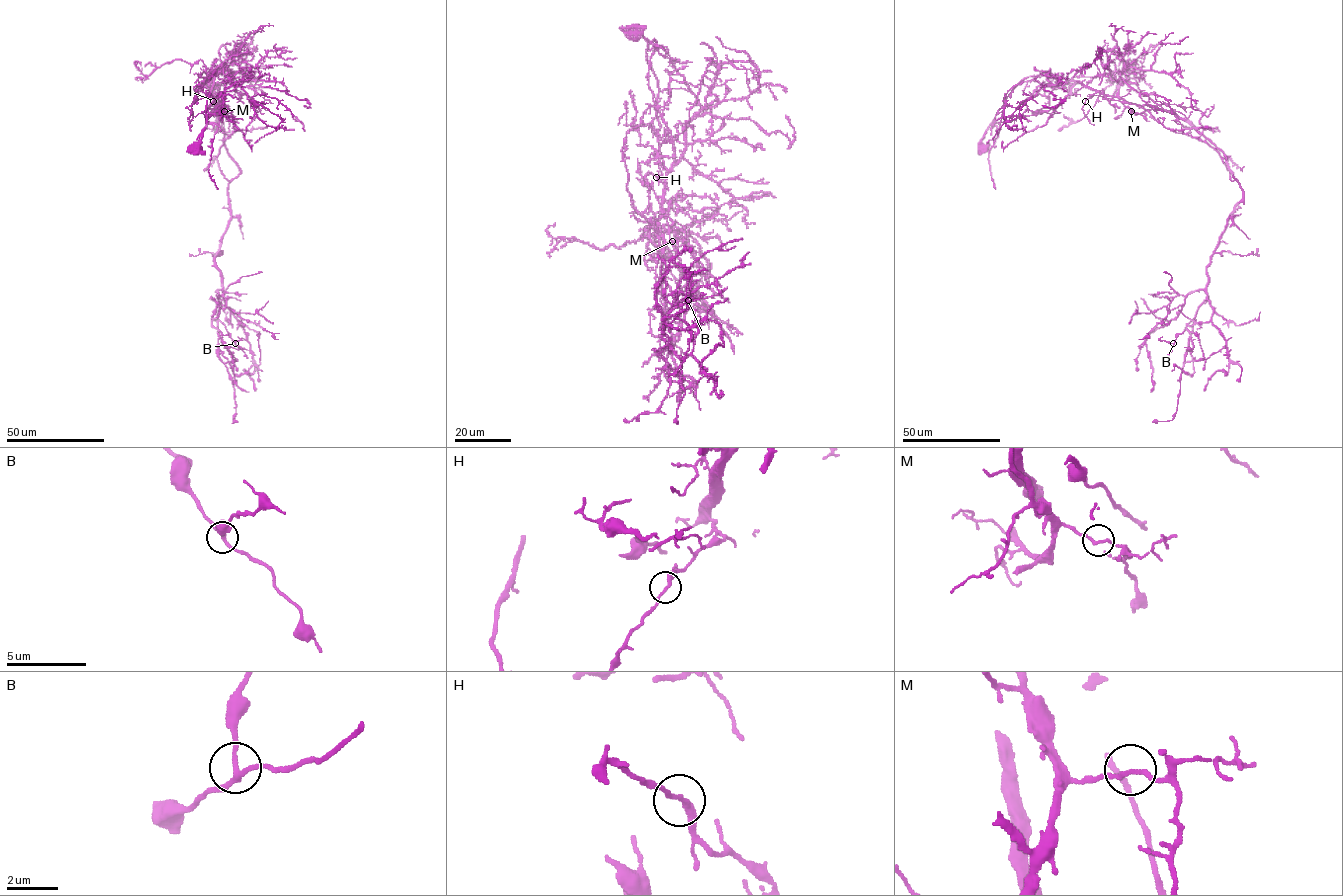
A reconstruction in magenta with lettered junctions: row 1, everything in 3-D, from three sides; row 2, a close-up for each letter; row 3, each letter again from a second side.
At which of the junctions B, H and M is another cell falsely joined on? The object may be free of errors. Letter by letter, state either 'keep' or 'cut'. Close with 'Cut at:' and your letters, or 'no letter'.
B: keep
H: keep
M: keep
Cut at: no letter

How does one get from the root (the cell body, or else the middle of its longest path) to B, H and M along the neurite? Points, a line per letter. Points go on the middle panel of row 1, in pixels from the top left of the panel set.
B: (636, 31), (659, 90), (672, 359), (695, 384), (678, 400), (682, 380), (659, 353), (688, 300)
H: (636, 31), (647, 40), (646, 59), (657, 81), (665, 193), (657, 177)
M: (636, 31), (647, 40), (646, 59), (659, 90), (657, 140), (666, 175), (657, 228), (666, 242), (673, 241)

